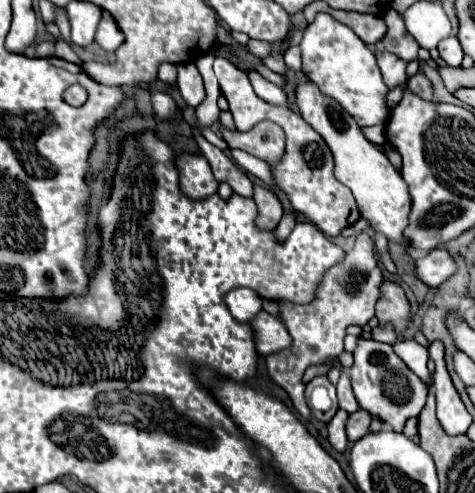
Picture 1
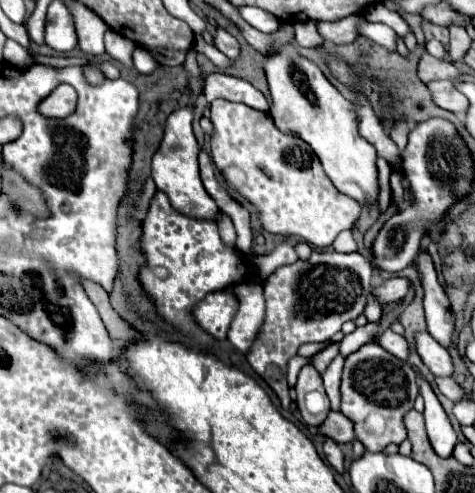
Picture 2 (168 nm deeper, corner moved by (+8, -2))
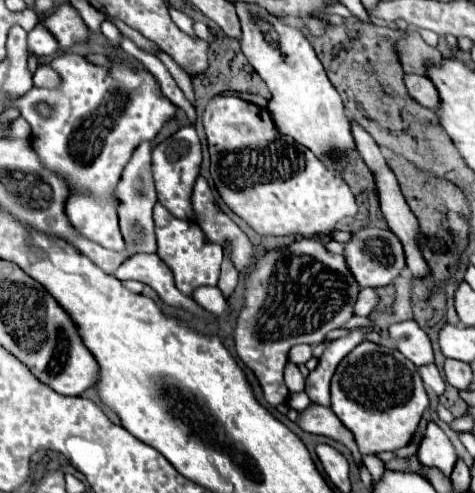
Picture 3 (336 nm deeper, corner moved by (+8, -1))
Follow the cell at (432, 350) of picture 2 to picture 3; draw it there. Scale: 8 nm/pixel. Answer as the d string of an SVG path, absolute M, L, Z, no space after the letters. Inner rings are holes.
M406 320L406 322L398 322L398 324L388 326L388 336L394 340L396 348L408 360L412 360L416 366L424 366L428 362L434 362L430 338L414 320Z

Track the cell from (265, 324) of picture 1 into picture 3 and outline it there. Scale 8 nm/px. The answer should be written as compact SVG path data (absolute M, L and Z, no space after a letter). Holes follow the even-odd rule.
M200 286L198 290L192 292L192 300L200 308L204 308L216 316L224 316L228 310L228 300L222 296L222 292L216 286Z

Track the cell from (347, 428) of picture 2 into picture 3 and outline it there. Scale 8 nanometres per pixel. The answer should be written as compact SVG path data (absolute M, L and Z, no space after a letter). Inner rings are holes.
M310 404L310 406L298 416L296 424L298 424L304 432L328 436L328 438L334 438L334 440L342 442L342 444L352 452L356 464L359 465L361 463L362 455L358 452L356 444L354 444L354 438L352 438L350 430L346 430L344 424L338 422L336 414L334 414L330 408Z

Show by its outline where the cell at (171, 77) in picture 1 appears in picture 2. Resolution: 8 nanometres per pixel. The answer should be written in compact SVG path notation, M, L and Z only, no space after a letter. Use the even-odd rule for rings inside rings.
M136 47L136 51L134 51L134 65L136 65L136 69L138 69L140 73L148 75L148 73L152 73L160 63L158 63L146 49Z

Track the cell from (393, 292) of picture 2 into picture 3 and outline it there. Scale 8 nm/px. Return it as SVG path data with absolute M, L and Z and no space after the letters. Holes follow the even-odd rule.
M362 288L362 290L358 292L358 298L356 298L356 302L354 302L352 312L354 312L354 316L368 316L368 314L376 308L376 304L378 304L378 294L376 294L376 290Z

